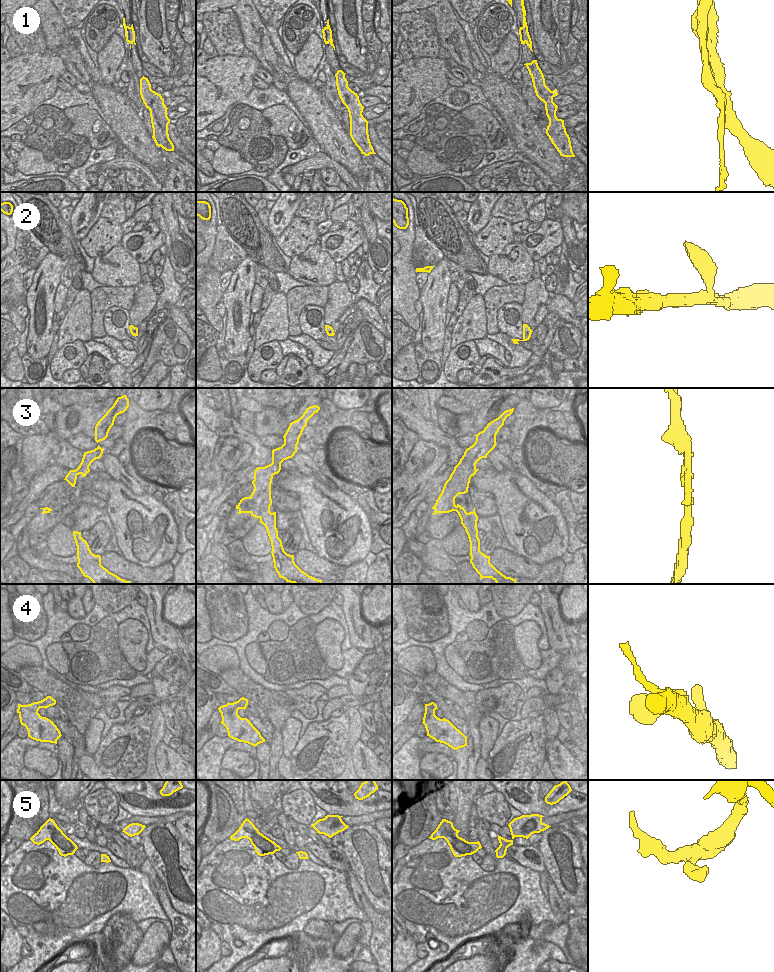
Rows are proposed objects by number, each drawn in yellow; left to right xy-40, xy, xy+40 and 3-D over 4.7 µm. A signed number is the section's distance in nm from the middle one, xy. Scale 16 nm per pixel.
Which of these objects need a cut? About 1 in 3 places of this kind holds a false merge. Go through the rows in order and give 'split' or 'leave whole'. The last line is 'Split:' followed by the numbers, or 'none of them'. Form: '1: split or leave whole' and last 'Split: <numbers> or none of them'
1: split
2: leave whole
3: split
4: leave whole
5: leave whole
Split: 1, 3

